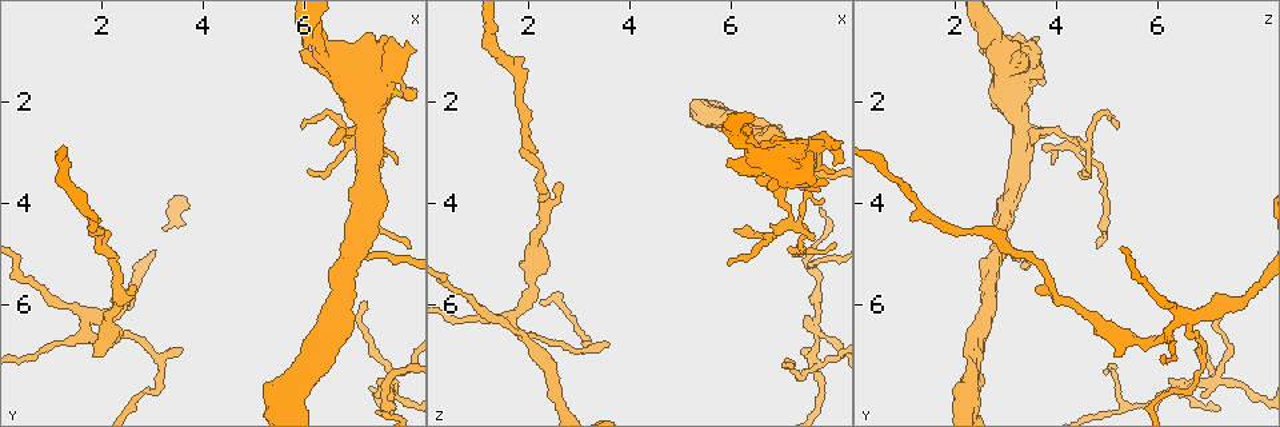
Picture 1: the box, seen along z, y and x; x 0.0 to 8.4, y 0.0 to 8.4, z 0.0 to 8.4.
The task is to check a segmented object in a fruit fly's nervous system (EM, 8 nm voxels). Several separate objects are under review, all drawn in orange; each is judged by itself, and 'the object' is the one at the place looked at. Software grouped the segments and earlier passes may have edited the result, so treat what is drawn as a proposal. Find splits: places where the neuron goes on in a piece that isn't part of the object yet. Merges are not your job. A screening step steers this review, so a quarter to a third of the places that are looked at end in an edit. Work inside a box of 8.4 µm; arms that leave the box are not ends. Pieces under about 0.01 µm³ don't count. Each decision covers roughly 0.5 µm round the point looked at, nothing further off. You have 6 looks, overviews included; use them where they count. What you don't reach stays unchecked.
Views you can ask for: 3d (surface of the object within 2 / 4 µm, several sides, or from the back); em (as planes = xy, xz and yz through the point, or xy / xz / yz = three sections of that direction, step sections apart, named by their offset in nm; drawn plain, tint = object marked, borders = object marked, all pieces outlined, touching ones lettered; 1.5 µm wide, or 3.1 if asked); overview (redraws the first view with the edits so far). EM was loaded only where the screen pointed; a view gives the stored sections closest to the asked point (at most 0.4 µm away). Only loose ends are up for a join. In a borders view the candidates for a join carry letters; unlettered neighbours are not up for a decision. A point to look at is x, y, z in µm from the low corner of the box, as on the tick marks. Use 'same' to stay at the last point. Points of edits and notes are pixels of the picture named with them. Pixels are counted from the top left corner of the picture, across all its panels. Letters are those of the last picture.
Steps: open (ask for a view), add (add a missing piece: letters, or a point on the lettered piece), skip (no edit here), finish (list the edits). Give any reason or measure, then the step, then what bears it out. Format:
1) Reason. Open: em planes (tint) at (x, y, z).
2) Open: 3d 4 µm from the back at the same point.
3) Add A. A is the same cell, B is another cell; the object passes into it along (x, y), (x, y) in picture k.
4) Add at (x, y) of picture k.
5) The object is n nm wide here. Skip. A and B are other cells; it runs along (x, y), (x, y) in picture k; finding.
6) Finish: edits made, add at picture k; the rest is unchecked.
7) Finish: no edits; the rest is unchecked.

Open: em planes (borders) at (2.60, 5.70, 3.55).

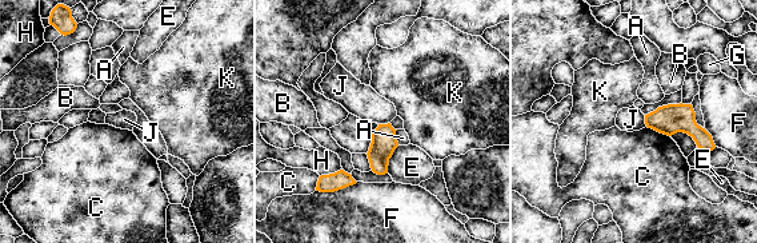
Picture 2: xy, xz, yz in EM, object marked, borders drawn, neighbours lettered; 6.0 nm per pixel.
The longest contact is with F, 200 nm. Skip. A, B, C, E, F, G, H, J and K are other cells; a border runs along (389, 122), (379, 124) in picture 2; none of them fits.

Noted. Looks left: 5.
Thin end. Open: 3d 4 µm from the back at (6.10, 3.35, 4.50).

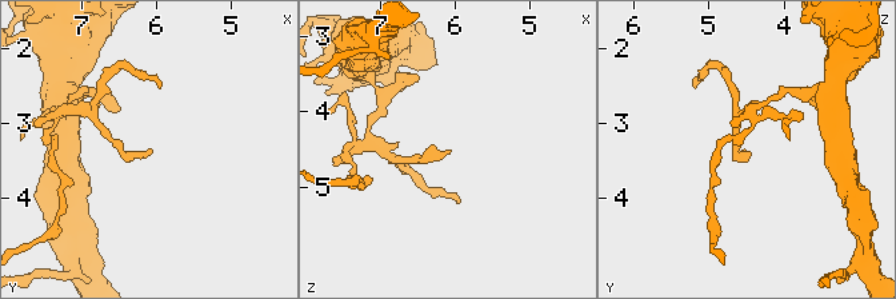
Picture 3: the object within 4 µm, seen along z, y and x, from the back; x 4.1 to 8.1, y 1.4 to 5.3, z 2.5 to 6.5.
Open: em yz step 8 (borders) at (6.10, 3.35, 4.50).

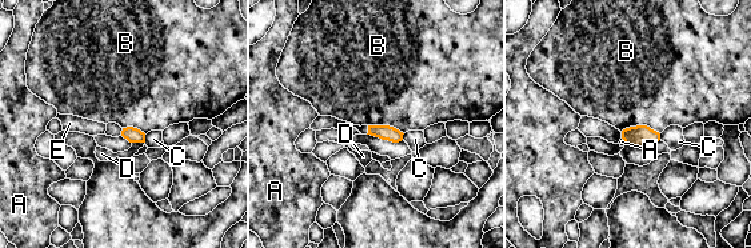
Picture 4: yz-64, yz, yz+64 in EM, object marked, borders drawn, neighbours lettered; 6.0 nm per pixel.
Add E. E is the same cell, A, B, C and D are other cells; the object passes into it along (384, 132), (368, 130), (363, 130) in picture 4; it goes on there.

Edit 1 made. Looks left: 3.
An open end. Open: em xz step 8 (plain) at (7.15, 5.95, 7.25).

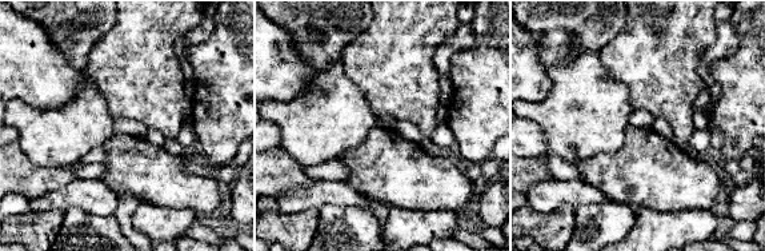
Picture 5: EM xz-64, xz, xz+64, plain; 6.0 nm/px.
See the neighbours. Open: em xz step 8 (borders) at the same point.

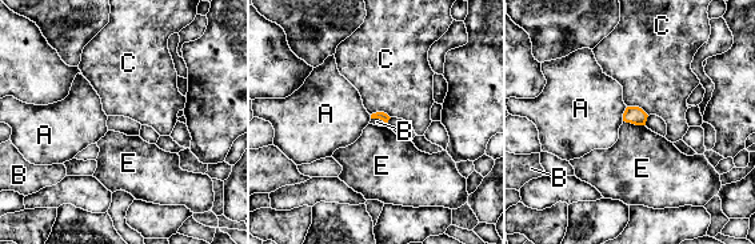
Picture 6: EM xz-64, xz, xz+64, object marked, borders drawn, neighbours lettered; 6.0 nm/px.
Skip. A, B, C and E are other cells; none of them fits.

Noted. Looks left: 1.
Finish: edits made, add at picture 4; the rest is unchecked.

